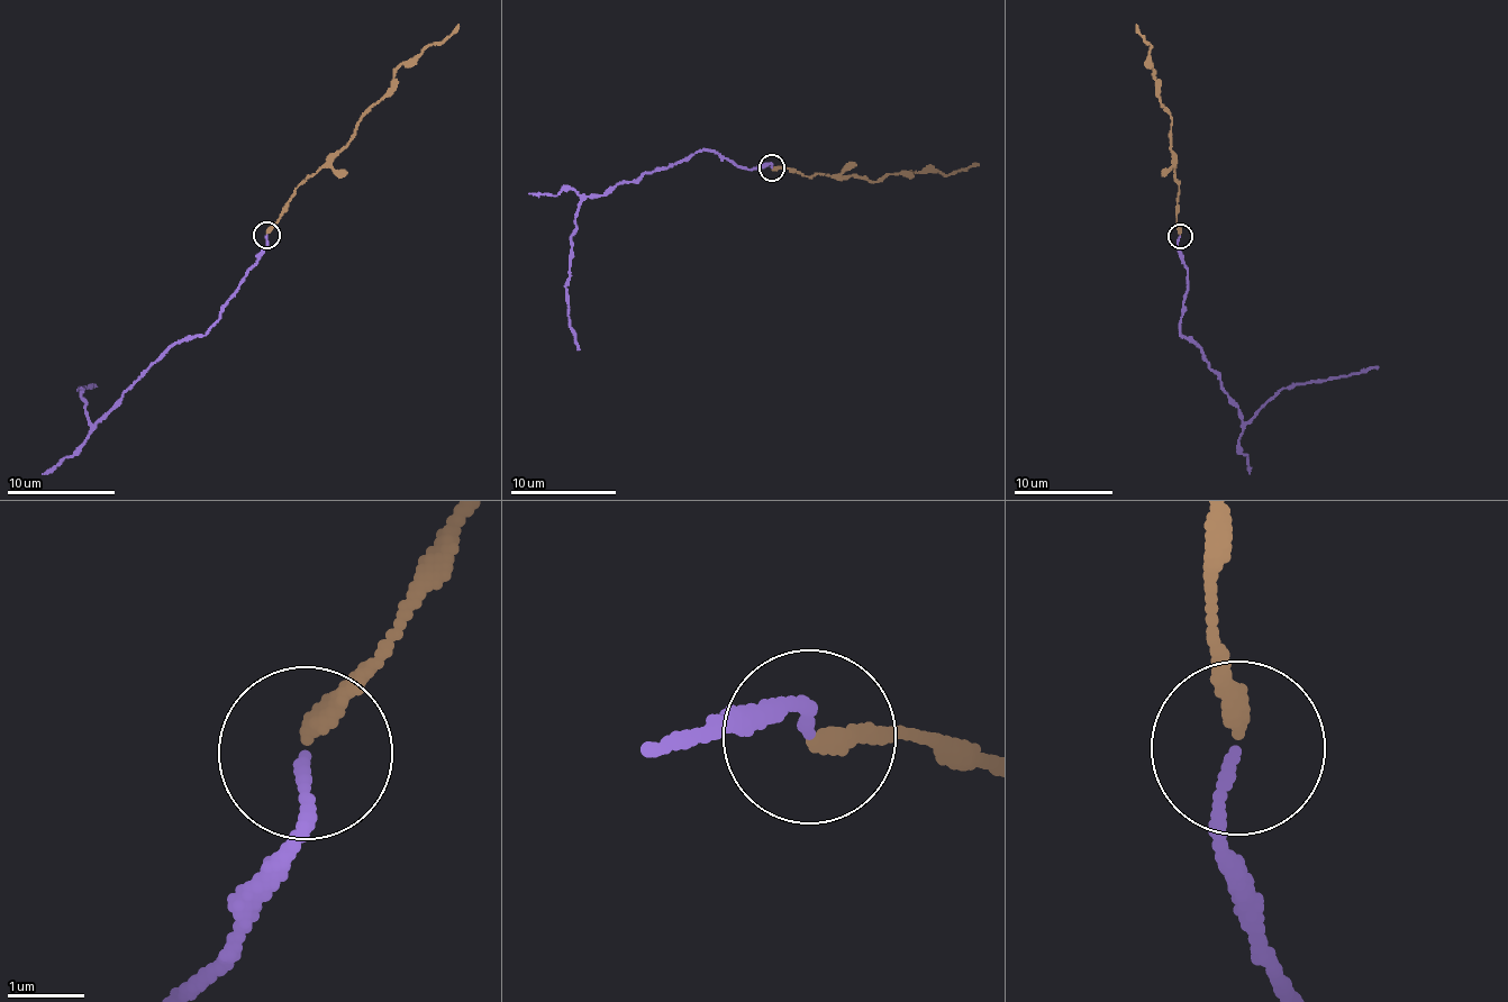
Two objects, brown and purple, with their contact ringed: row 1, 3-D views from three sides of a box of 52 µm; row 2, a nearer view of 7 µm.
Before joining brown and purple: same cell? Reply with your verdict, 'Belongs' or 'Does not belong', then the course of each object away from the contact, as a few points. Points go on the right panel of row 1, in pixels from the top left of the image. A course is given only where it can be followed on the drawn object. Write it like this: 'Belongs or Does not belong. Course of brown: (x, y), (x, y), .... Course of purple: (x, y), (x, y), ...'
Does not belong. Course of brown: (1180, 235), (1169, 138), (1171, 115), (1160, 103), (1159, 82), (1151, 65), (1147, 44), (1136, 24). Course of purple: (1180, 235), (1178, 253), (1187, 269), (1188, 290), (1180, 334), (1202, 352), (1245, 422), (1286, 388), (1378, 367)

